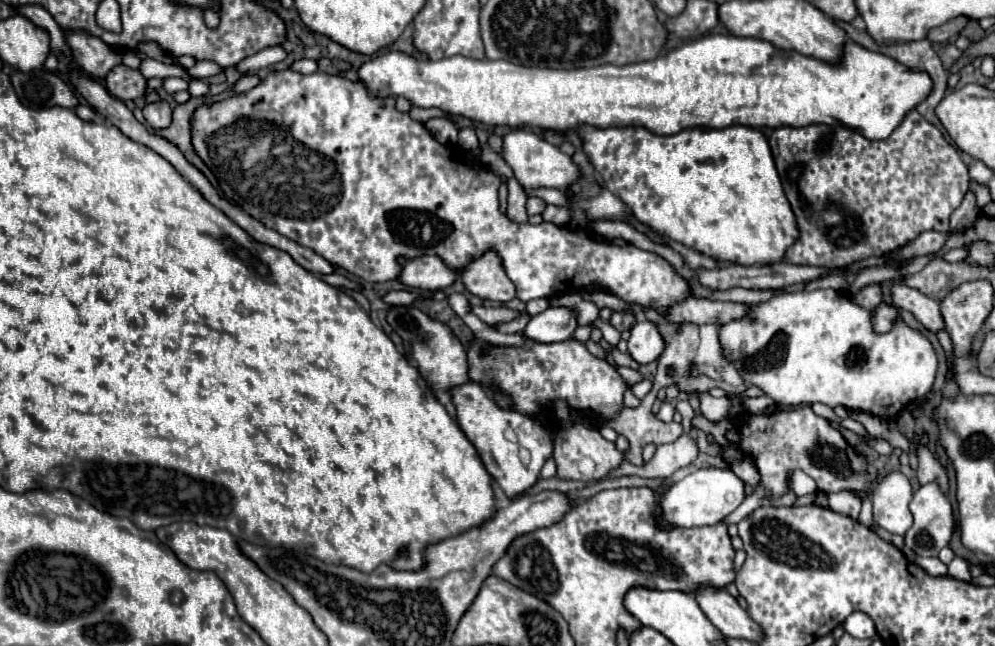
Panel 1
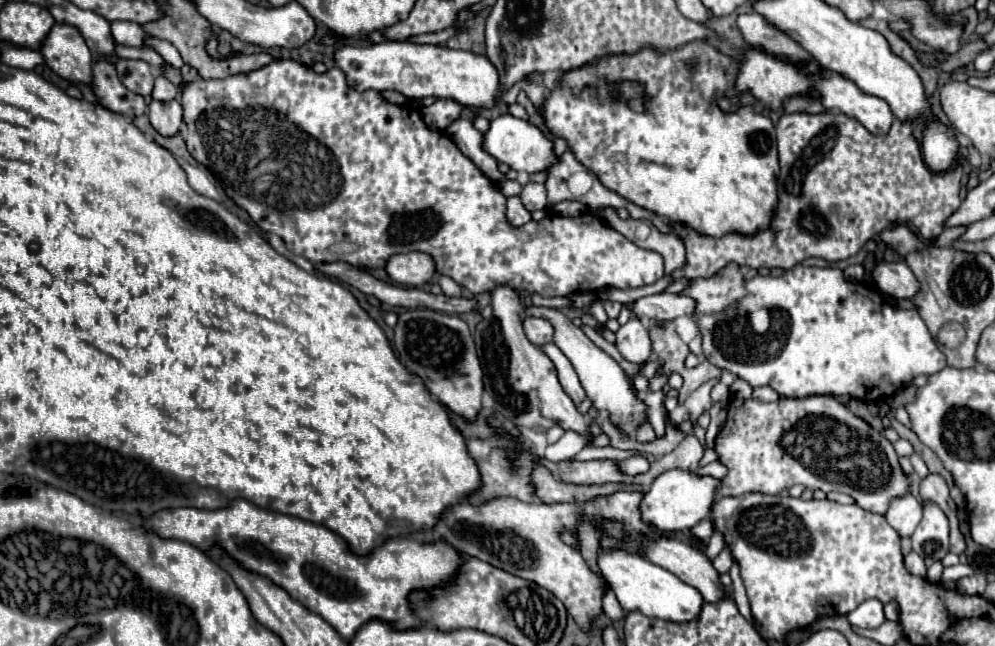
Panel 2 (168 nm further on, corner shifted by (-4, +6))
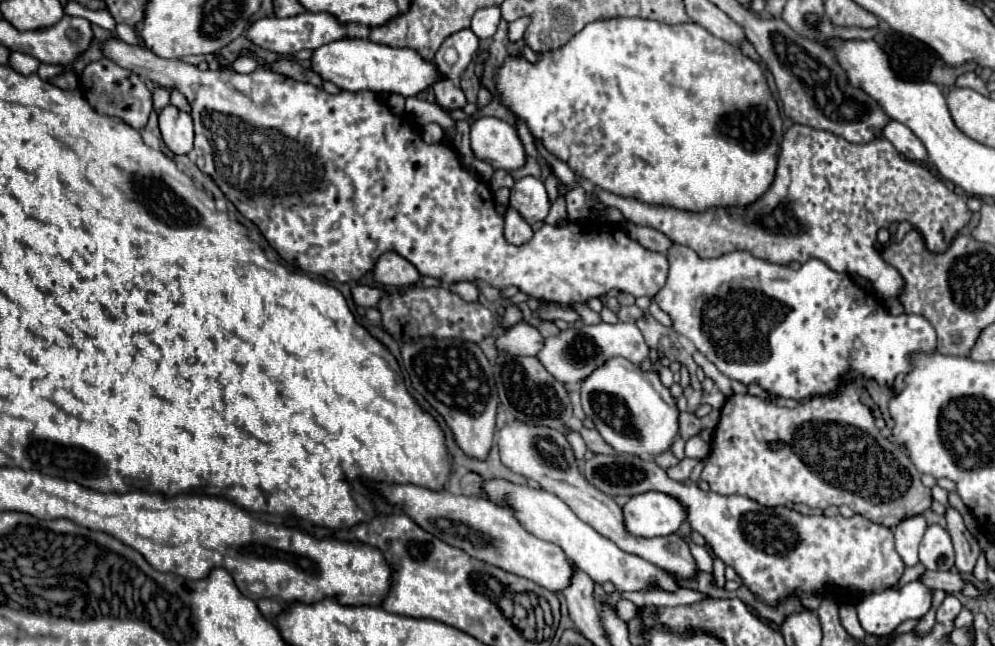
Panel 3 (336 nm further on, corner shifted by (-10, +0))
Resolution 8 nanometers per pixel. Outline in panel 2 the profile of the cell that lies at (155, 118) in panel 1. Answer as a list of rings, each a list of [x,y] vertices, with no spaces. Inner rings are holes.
[[[172,99],[172,101],[152,101],[148,105],[148,119],[152,123],[152,127],[164,135],[176,135],[180,131],[182,125],[182,105]]]

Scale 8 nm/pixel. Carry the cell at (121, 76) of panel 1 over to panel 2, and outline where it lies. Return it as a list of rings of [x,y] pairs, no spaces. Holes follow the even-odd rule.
[[[118,59],[116,73],[124,87],[130,91],[146,97],[152,93],[154,87],[154,73],[146,61],[132,61],[132,59]]]

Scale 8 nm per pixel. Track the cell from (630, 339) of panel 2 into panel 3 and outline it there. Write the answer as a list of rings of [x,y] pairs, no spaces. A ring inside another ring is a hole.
[[[570,323],[568,329],[560,331],[554,337],[544,339],[544,347],[536,355],[540,363],[546,367],[550,375],[554,375],[560,383],[582,383],[594,369],[602,367],[612,357],[624,357],[636,365],[640,365],[648,357],[648,345],[640,329],[634,323],[596,323],[596,325],[582,325],[576,327]]]

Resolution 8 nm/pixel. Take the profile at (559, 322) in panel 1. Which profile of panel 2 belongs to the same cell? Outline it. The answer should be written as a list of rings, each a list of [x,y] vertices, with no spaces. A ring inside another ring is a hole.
[[[526,317],[524,319],[524,333],[530,339],[530,343],[534,345],[544,345],[550,343],[554,337],[554,327],[550,325],[550,321],[540,319],[540,317]]]

